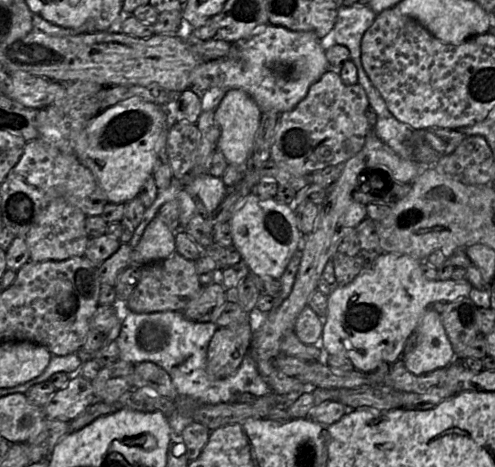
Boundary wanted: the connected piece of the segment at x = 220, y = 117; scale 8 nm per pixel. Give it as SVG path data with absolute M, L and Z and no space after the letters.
M243 90L225 92L215 110L220 129L218 149L229 165L243 167L251 156L258 131L261 110Z

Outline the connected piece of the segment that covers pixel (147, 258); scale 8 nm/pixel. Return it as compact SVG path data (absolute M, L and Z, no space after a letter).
M156 215L146 227L136 251L145 264L164 260L175 252L175 233Z

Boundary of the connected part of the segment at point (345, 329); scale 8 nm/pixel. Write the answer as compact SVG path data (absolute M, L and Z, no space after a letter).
M383 253L350 284L336 287L327 297L322 350L329 355L344 355L363 373L400 360L407 339L416 331L426 309L436 302L450 303L468 297L473 289L466 279L427 280L420 265L421 261L405 254Z

